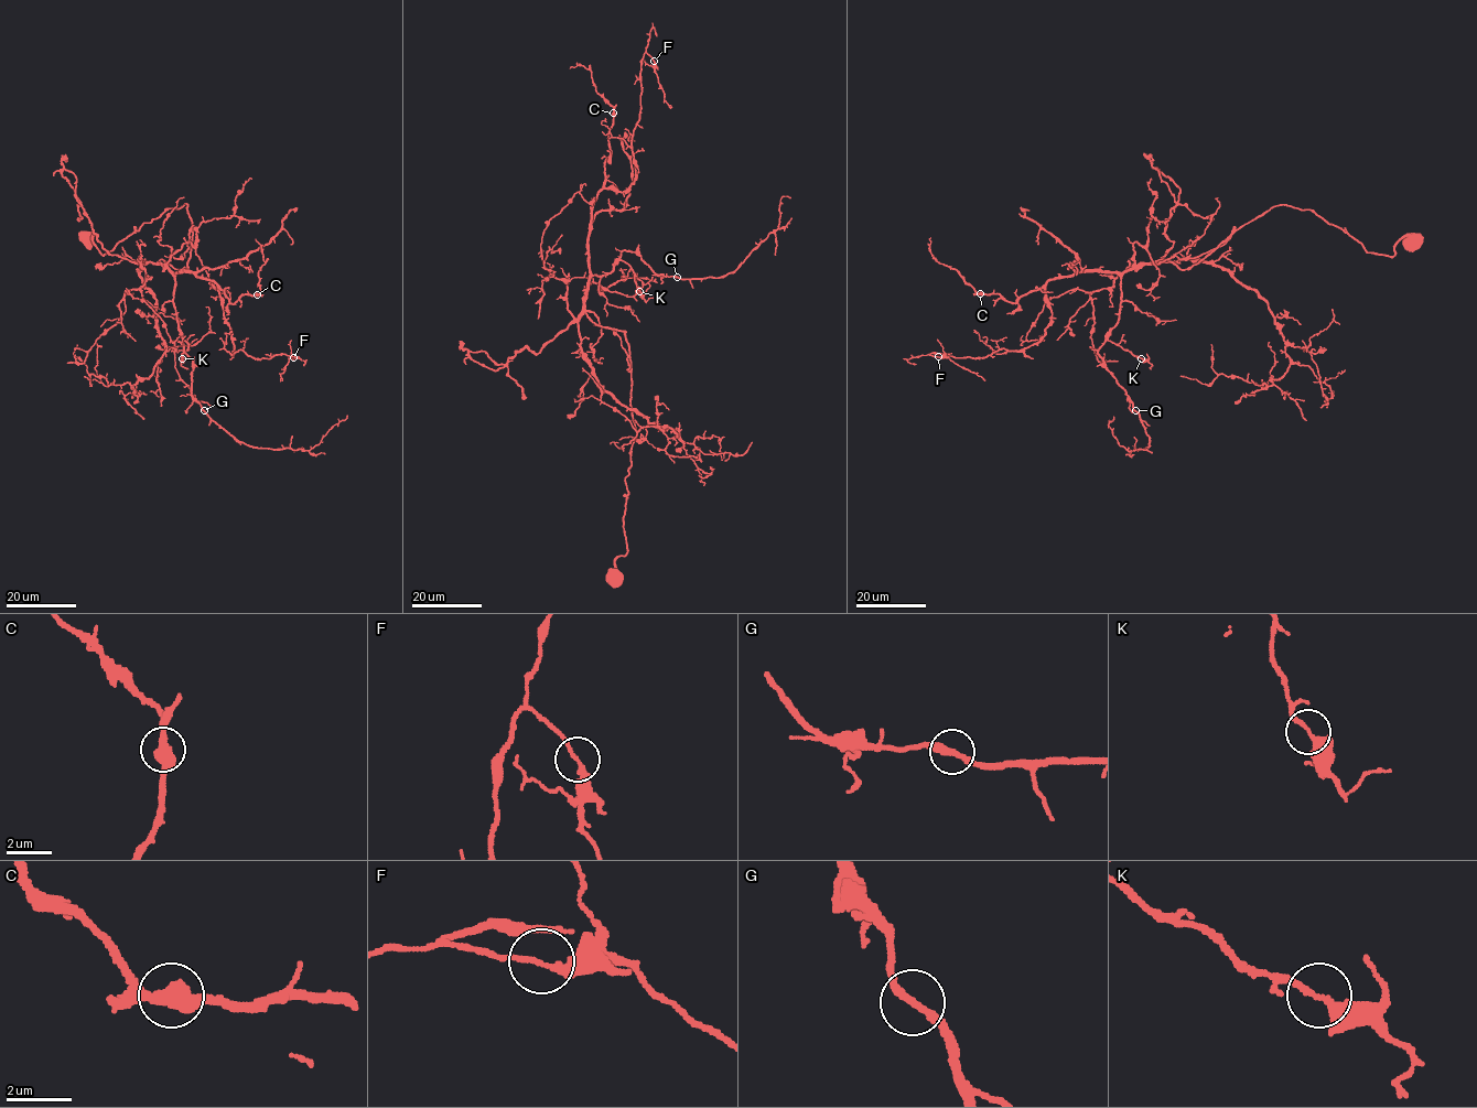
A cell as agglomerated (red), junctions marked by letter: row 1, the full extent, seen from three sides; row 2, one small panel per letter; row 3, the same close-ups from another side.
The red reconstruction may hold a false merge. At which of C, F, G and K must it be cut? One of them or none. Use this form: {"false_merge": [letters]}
{"false_merge": []}

